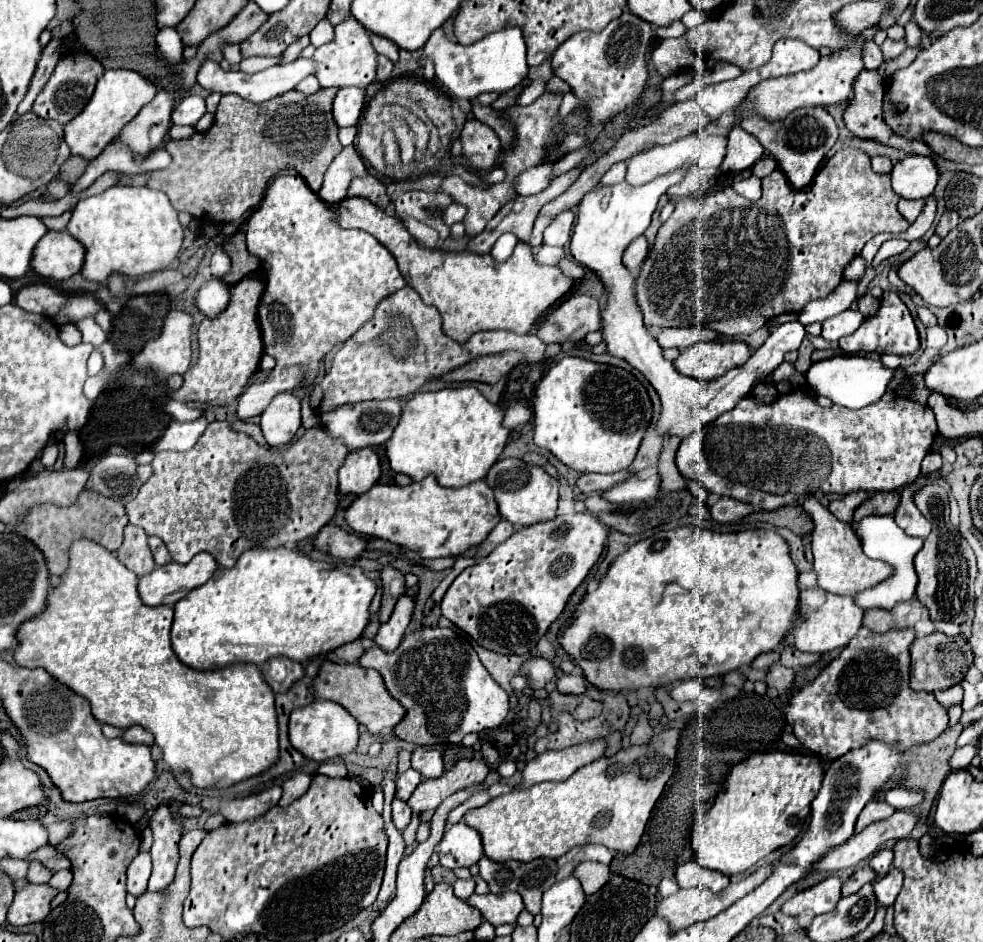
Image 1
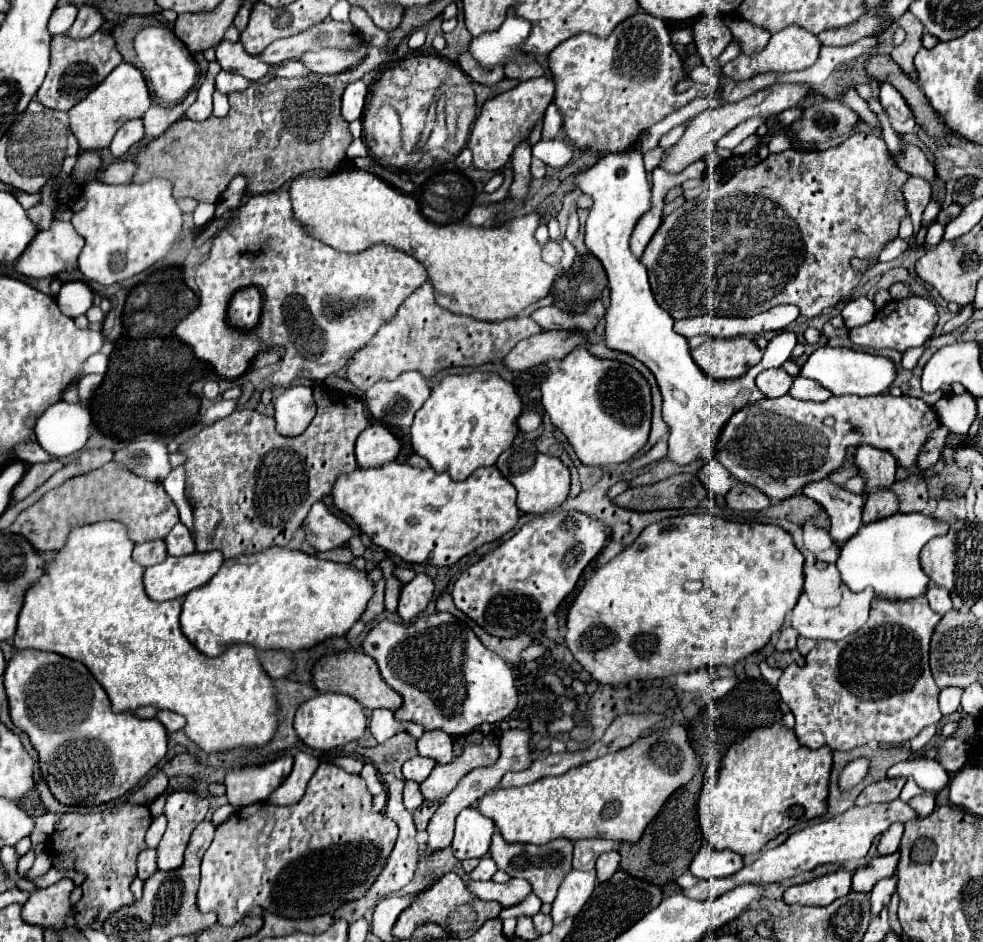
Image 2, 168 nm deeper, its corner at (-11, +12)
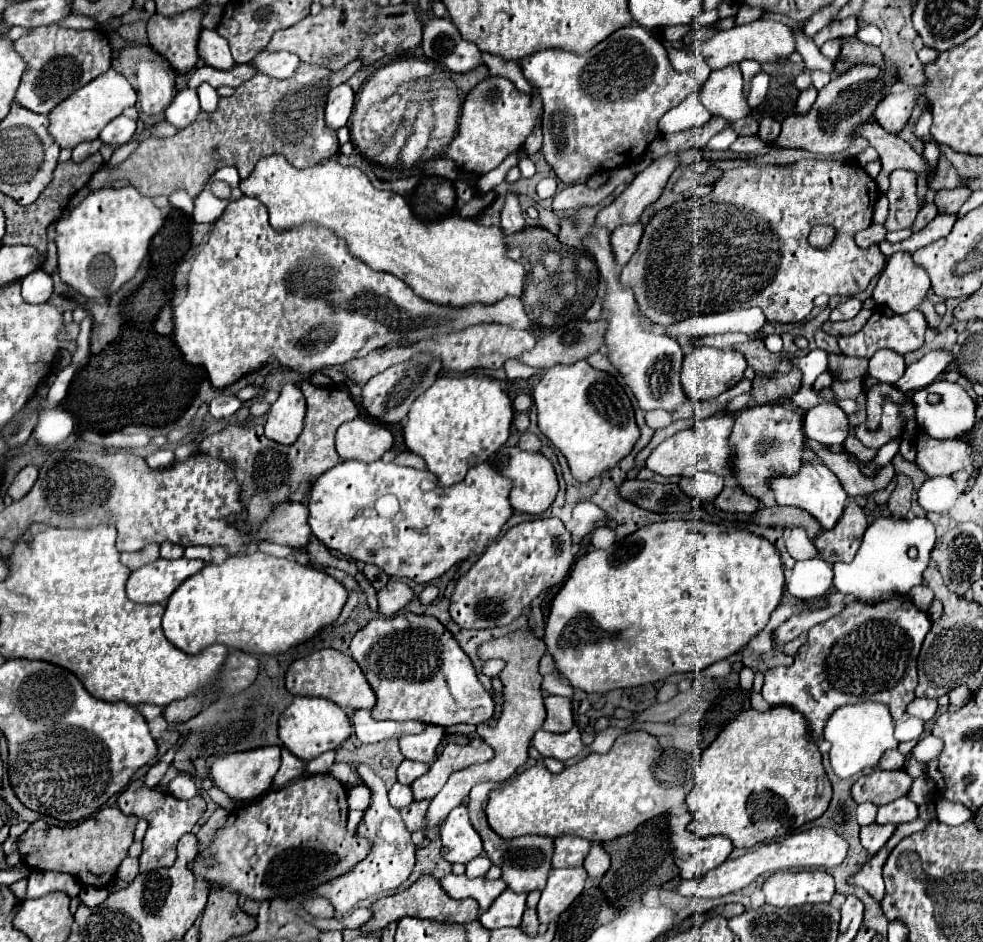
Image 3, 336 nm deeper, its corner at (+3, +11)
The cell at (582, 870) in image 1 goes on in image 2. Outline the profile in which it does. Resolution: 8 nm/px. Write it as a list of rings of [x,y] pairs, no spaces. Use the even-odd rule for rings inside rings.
[[[605,852],[603,856],[599,856],[599,860],[597,860],[597,880],[599,882],[605,882],[605,880],[609,880],[611,876],[613,876],[613,872],[619,868],[619,862],[621,862],[621,856],[619,856],[619,852]]]

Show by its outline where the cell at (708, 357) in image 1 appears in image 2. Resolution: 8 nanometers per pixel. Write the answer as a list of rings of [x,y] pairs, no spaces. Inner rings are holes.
[[[713,338],[691,354],[709,380],[739,378],[763,356],[759,346],[749,338]]]

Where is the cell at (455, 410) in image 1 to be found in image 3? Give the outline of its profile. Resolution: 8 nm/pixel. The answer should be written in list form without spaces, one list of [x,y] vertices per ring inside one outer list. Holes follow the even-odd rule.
[[[477,374],[439,377],[413,401],[403,427],[403,437],[407,449],[423,457],[427,469],[437,475],[435,485],[449,487],[463,481],[473,465],[487,461],[507,441],[511,419],[511,399],[497,379]]]

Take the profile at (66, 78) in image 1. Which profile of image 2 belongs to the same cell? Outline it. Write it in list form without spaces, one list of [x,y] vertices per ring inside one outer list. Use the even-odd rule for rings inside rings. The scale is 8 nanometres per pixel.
[[[95,32],[89,38],[73,40],[67,34],[57,34],[51,40],[51,66],[47,70],[45,82],[37,90],[37,102],[53,110],[71,110],[81,102],[91,90],[95,90],[121,62],[121,54],[115,46],[115,38],[107,32]]]

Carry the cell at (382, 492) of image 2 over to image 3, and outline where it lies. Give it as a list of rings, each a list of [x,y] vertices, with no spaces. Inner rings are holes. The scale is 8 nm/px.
[[[383,459],[373,463],[341,461],[323,473],[309,493],[309,527],[313,535],[333,551],[341,551],[347,559],[359,559],[381,567],[391,577],[409,577],[417,583],[427,583],[441,577],[455,563],[469,557],[469,551],[483,553],[483,549],[501,533],[501,527],[511,517],[509,505],[511,481],[499,475],[489,463],[475,465],[467,471],[461,483],[447,489],[425,489],[425,481],[435,481],[431,471],[419,471],[387,463]]]

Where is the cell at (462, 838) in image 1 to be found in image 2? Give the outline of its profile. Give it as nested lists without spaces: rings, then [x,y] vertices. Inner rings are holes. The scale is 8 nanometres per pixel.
[[[465,808],[457,816],[455,838],[451,844],[453,854],[459,860],[483,858],[489,852],[493,832],[495,832],[495,824],[491,818],[483,816],[477,808]]]

